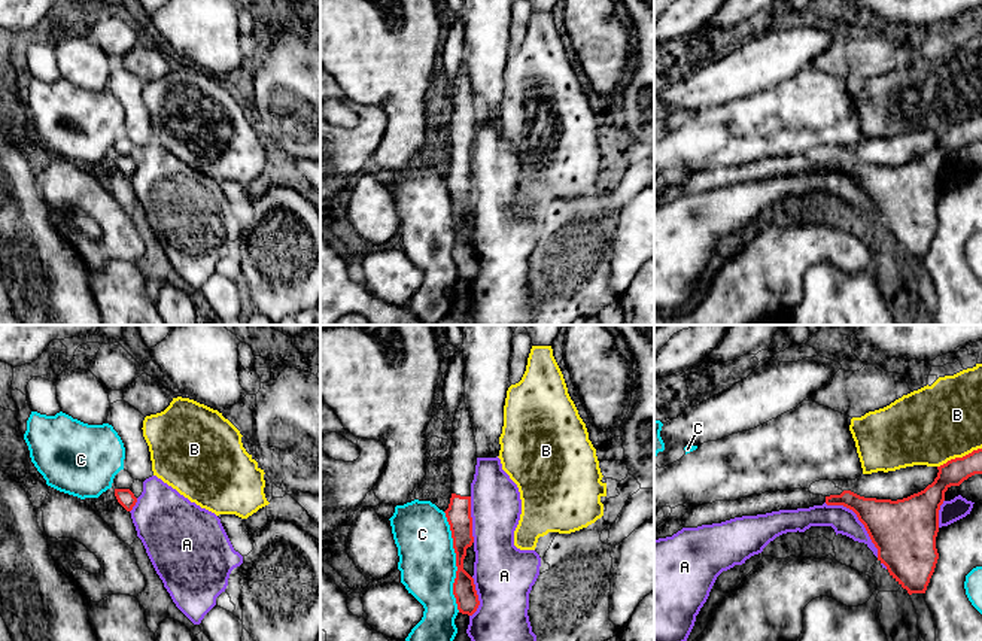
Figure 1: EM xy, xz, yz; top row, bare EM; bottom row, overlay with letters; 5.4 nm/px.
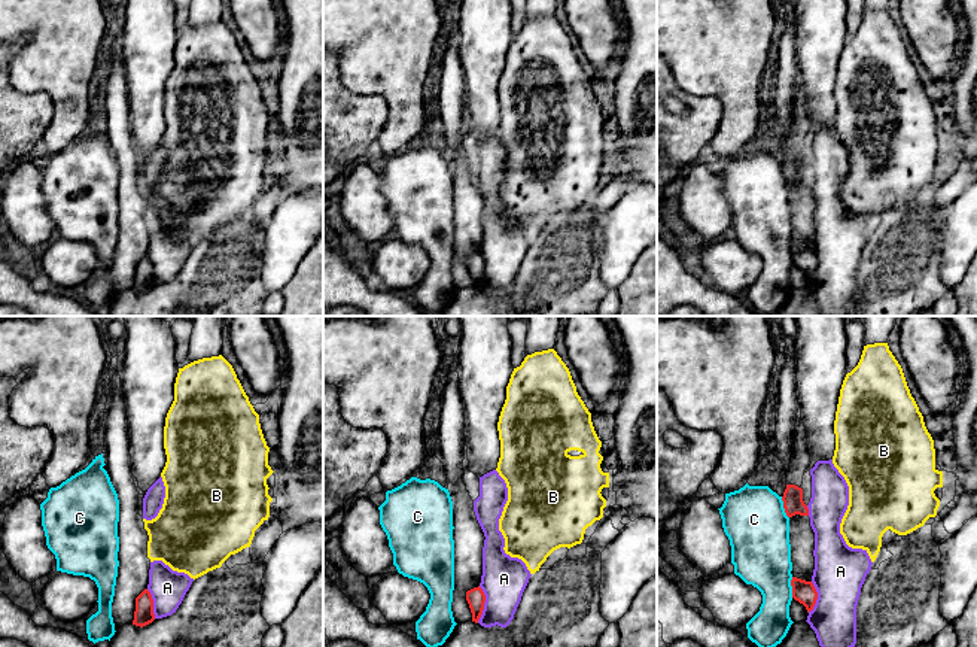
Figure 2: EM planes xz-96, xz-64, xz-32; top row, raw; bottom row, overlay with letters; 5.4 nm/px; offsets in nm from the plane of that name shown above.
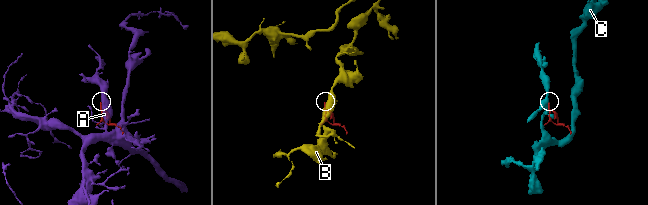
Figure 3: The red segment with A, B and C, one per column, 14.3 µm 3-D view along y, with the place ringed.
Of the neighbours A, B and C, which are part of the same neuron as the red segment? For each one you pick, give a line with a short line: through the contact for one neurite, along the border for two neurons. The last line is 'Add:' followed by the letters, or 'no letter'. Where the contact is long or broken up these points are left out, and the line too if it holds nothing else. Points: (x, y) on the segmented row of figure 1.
Add: no letter

